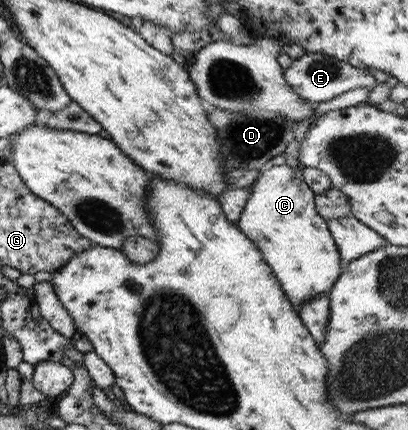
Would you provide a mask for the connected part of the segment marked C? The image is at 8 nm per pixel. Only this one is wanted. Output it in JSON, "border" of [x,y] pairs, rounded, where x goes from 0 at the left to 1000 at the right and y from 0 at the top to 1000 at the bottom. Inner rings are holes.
{"border":[[[657,384],[608,435],[610,460],[600,467],[578,528],[630,574],[728,726],[760,693],[801,684],[838,630],[841,614],[819,560],[797,512],[772,488],[772,451],[740,416],[735,386]]]}

